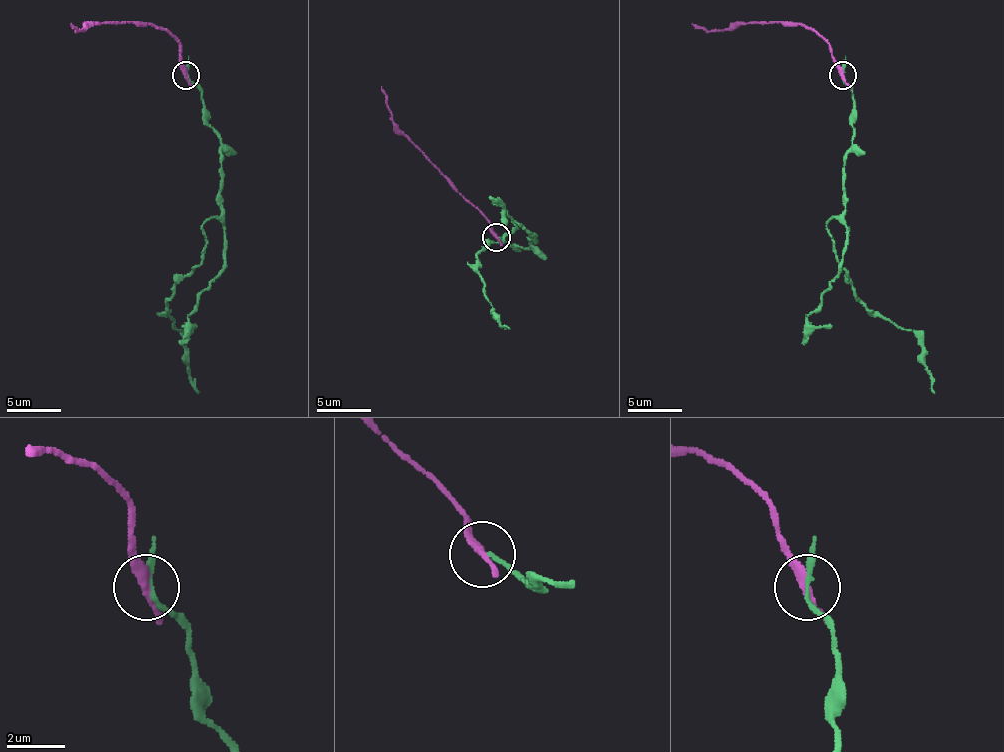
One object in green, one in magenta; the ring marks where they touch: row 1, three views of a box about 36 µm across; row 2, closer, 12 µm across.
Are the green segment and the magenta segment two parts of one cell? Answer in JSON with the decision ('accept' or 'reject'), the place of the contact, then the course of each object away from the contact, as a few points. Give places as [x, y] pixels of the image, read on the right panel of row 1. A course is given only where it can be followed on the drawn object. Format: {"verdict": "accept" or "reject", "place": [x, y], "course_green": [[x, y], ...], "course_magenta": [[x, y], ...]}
{"verdict": "reject", "place": [842, 75], "course_green": [[842, 74], [853, 91], [853, 140], [844, 214], [828, 222], [828, 236], [853, 293], [916, 334], [935, 394]], "course_magenta": [[842, 74], [828, 44], [809, 28], [735, 22], [727, 30], [702, 30], [691, 22]]}

